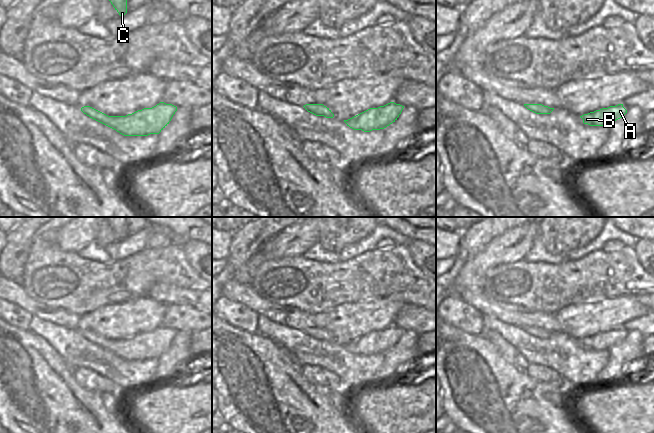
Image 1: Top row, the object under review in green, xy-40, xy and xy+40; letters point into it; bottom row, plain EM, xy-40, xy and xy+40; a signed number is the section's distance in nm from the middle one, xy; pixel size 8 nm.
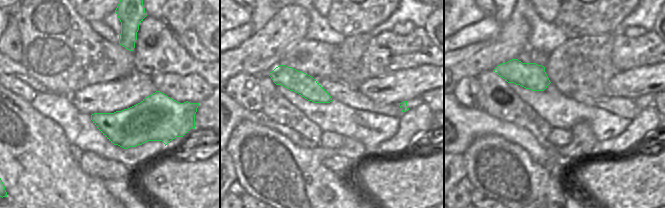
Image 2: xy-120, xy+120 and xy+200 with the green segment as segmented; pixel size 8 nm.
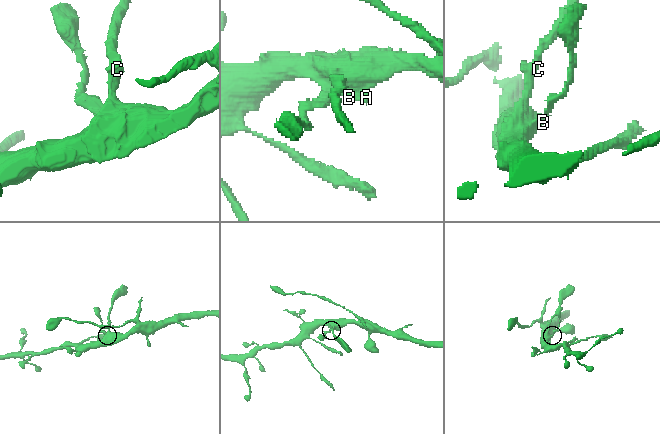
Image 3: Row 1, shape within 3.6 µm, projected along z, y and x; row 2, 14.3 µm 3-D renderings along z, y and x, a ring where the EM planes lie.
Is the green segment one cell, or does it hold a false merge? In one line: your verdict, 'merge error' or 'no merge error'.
no merge error

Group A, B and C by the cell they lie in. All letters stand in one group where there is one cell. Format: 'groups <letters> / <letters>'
groups A B C

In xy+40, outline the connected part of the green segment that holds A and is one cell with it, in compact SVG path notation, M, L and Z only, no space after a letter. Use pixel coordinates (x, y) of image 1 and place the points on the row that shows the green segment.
M623 104L602 108L588 114L580 116L584 124L590 126L609 126L616 120L622 118L627 113Z

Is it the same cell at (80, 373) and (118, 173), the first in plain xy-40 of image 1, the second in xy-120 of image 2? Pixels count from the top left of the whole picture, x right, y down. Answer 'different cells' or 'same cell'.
same cell

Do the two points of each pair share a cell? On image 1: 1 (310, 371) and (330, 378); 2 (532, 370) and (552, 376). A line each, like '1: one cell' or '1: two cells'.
1: one cell
2: one cell

